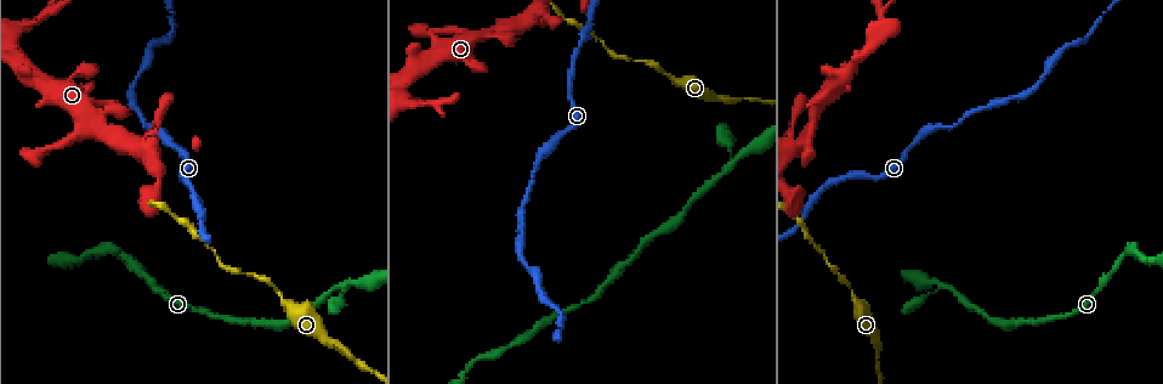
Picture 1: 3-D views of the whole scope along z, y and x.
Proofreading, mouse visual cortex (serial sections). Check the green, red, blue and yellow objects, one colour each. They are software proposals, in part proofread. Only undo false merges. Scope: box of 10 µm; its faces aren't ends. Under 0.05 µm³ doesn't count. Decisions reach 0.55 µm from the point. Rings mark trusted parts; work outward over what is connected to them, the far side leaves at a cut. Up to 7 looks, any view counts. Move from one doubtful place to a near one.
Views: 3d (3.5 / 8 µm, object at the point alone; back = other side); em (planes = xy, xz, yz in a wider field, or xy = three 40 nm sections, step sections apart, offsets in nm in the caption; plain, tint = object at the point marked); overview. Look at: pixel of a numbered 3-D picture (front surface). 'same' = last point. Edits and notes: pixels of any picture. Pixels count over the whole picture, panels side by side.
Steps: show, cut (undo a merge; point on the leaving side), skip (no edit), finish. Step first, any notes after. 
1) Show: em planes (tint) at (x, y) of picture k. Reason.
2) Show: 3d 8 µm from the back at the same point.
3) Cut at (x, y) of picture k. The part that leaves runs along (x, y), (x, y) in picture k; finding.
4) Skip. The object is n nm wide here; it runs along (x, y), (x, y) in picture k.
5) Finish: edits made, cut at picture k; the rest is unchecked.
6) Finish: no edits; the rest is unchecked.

Show: 3d 3.5 µm at (107, 108) of picture 1. Thin neck.

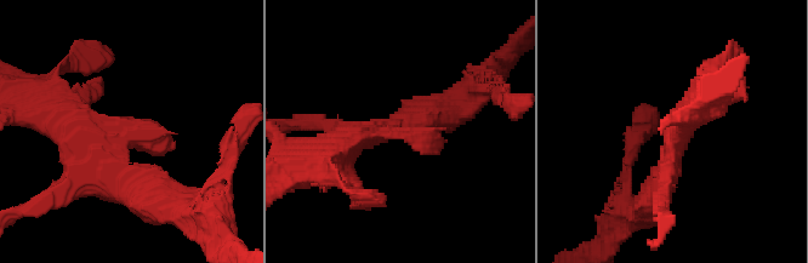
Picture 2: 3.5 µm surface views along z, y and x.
Show: em xy step 2 (tint) at (398, 130) of picture 2. Now the EM.

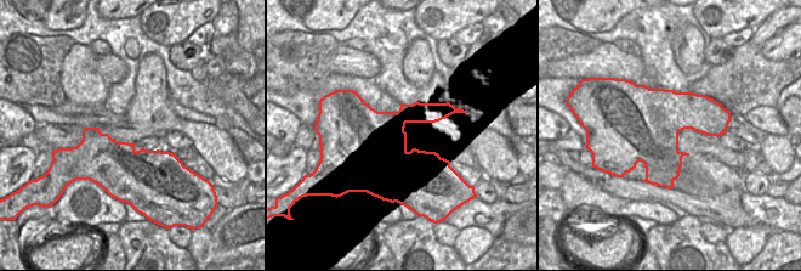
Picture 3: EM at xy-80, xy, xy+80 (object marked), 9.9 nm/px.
Show: em xy step 3 (tint) at the same point. Another direction.

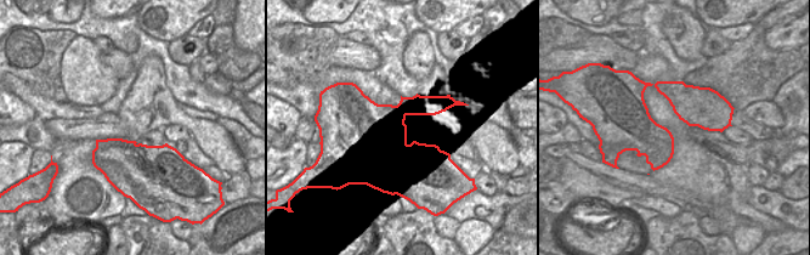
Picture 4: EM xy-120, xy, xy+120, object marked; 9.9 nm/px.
Skip. It runs along (720, 106), (647, 84), (626, 143) in picture 4; continuous, no second cell.

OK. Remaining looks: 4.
Show: 3d 3.5 µm at (412, 103) of picture 1. Abrupt turn.

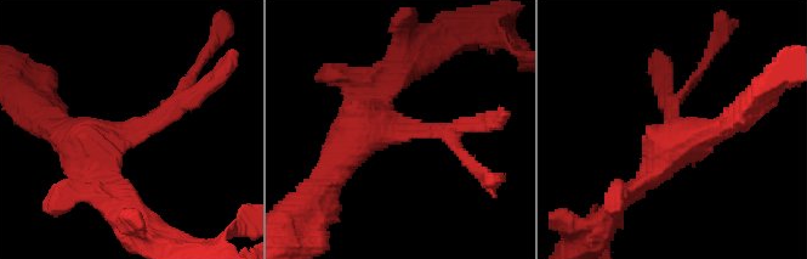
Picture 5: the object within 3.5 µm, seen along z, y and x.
Show: em planes (plain) at (131, 128) of picture 5. 3 arms meet here; the arms are 200, 350, 400 nm wide; shape alone is not enough.

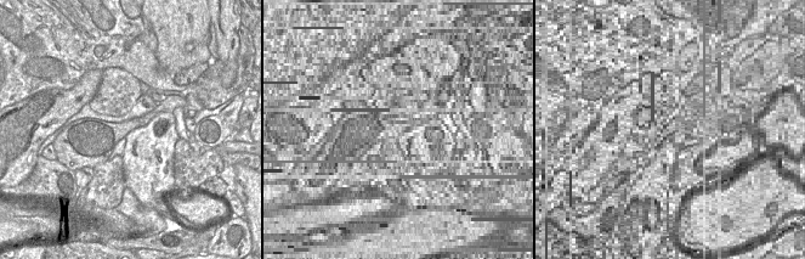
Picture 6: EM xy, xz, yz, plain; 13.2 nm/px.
Show: em planes (tint) at the same point.

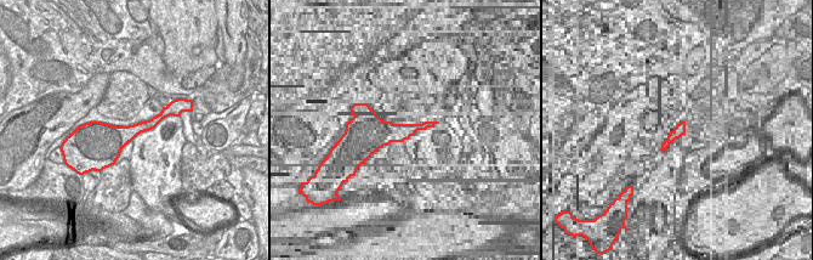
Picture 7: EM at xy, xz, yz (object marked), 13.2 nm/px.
Skip. One cell here.

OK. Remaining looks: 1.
Finish: no edits; the rest is unchecked.

